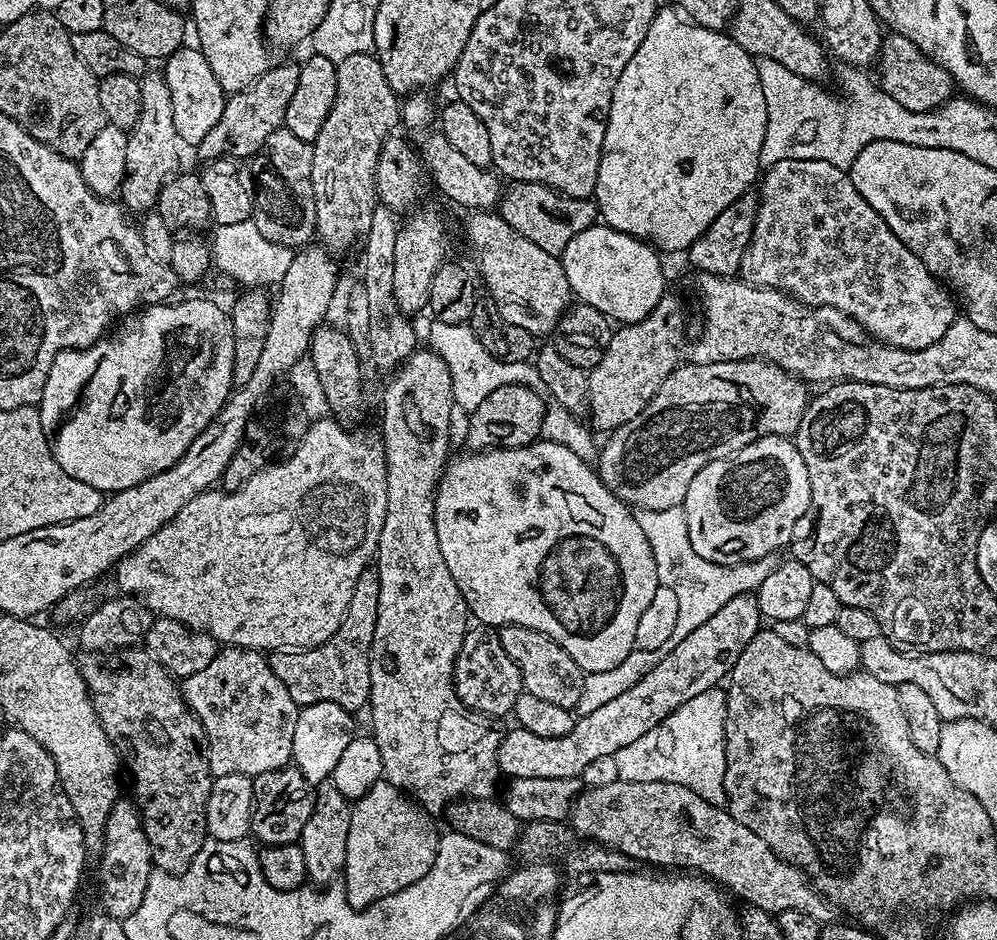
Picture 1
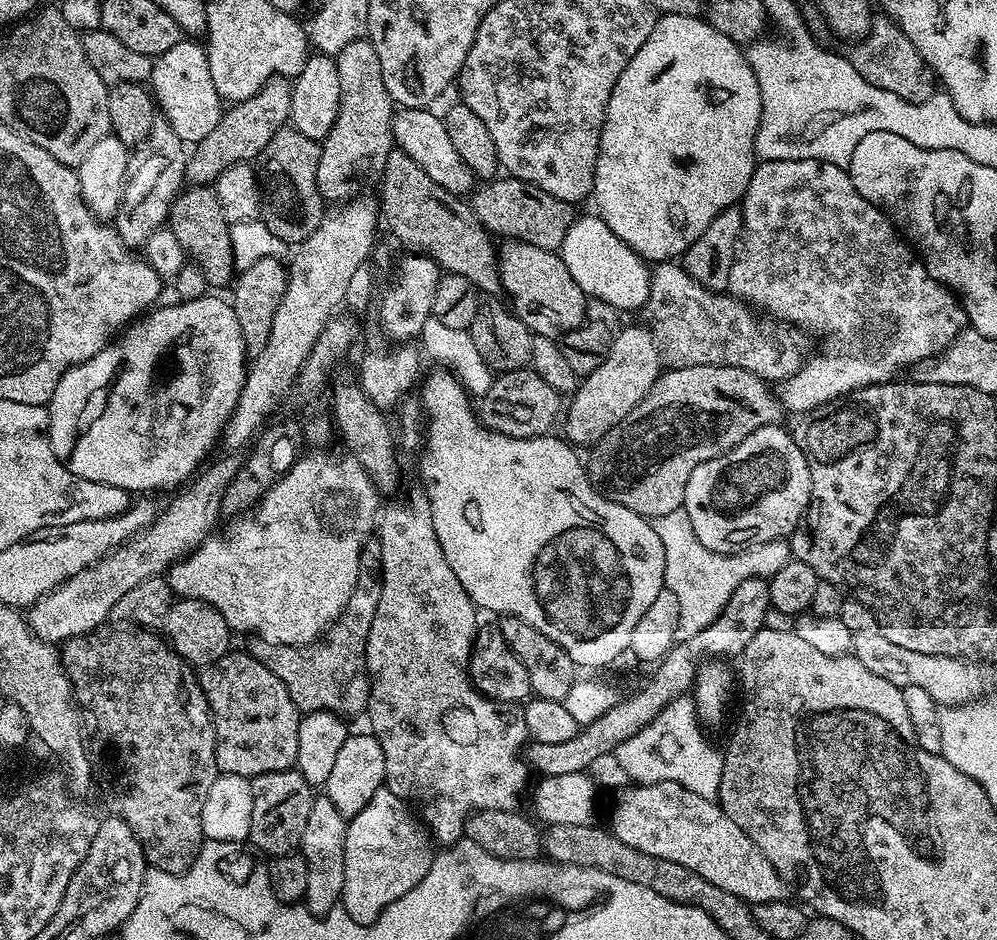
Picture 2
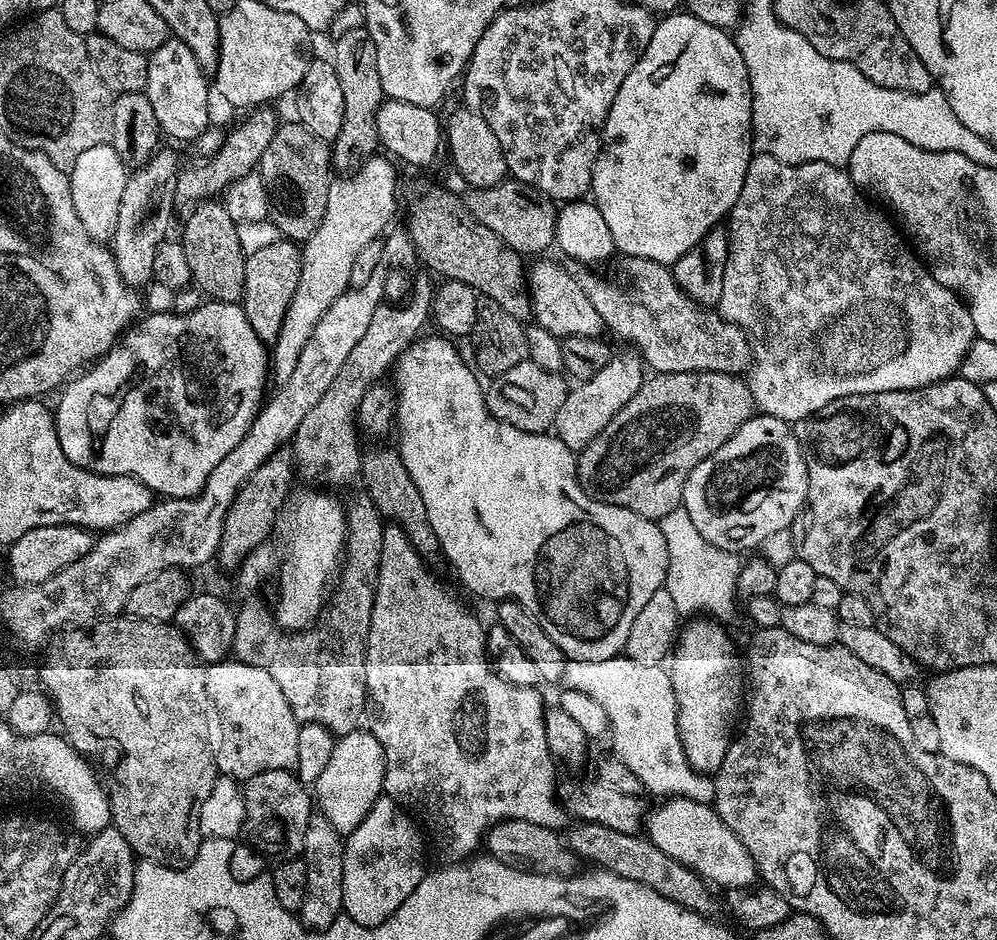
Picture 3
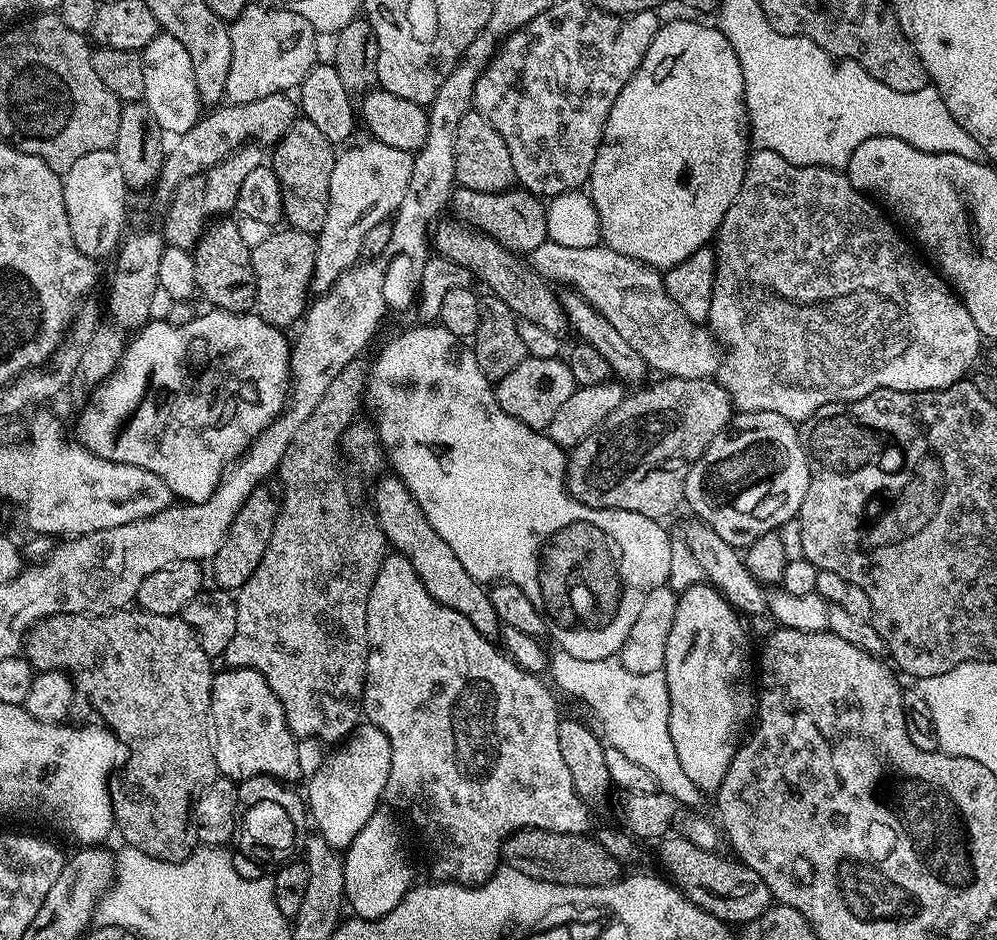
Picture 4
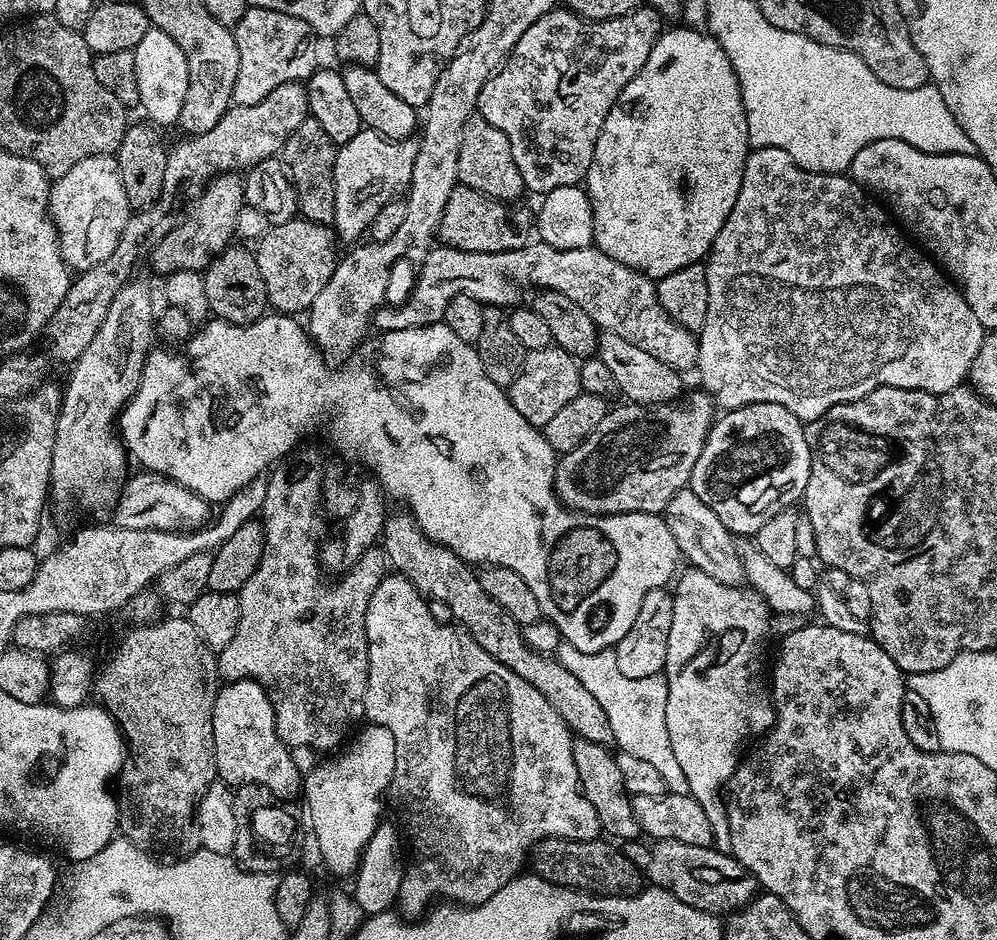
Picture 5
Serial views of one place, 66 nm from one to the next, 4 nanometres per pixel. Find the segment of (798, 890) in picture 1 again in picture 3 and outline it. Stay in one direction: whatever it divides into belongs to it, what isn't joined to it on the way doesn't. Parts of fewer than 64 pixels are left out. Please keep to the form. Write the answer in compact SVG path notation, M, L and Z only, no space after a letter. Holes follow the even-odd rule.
M676 794L673 800L658 805L653 812L651 809L642 828L654 846L658 846L670 858L692 868L709 885L721 884L721 889L727 890L746 888L757 883L756 863L750 856L750 850L746 850L738 834L734 834L734 830L722 822L711 803Z

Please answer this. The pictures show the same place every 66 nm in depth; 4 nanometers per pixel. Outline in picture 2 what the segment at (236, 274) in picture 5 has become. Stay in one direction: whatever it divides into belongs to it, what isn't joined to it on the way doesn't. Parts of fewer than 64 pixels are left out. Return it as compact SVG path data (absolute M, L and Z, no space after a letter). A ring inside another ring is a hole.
M188 186L172 203L167 223L174 238L183 246L185 253L200 267L209 285L231 285L237 271L234 250L230 246L230 225L218 206L218 194L212 186Z

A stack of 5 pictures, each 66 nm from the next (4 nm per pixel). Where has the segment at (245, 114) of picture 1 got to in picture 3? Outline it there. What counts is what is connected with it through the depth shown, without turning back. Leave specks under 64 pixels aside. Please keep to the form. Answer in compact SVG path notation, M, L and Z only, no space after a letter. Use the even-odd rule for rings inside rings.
M257 106L247 113L241 124L227 129L222 146L211 156L196 158L193 164L185 163L176 175L176 200L192 200L199 202L219 197L228 185L253 171L262 158L262 150L270 146L270 138L274 138L278 127L278 119L271 112L271 107Z

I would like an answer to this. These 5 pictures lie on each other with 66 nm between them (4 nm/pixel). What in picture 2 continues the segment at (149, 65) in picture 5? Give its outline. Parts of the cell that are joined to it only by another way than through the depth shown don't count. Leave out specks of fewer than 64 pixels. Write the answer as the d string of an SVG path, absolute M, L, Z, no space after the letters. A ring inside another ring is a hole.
M181 38L177 44L170 46L170 50L166 50L166 54L155 57L152 61L150 91L159 115L170 122L174 134L178 134L185 145L196 145L206 138L206 134L210 134L210 130L214 130L214 126L218 126L222 101L210 79L208 54L203 43L192 38Z

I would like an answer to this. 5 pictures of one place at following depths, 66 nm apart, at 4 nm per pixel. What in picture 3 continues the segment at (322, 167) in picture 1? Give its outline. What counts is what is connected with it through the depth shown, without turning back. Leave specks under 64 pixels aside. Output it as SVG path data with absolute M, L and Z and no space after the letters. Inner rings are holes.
M367 27L346 30L335 37L330 59L342 86L343 113L342 130L338 138L331 141L332 167L337 173L348 174L360 167L364 161L377 155L381 147L378 136L378 110L386 97L382 90L382 78L378 78L378 50L374 50L374 38Z

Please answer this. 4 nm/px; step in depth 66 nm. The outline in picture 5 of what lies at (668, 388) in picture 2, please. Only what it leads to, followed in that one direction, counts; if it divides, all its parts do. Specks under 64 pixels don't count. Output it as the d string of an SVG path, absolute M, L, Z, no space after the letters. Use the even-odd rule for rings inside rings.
M689 391L682 402L651 406L624 402L621 403L621 408L613 407L609 410L606 418L598 422L598 426L585 440L574 446L574 450L559 457L556 465L556 496L561 504L573 512L588 512L592 516L613 516L631 512L663 513L670 498L674 498L674 494L678 494L683 488L689 487L694 462L698 462L698 454L702 454L702 446L718 412L707 392L695 391Z

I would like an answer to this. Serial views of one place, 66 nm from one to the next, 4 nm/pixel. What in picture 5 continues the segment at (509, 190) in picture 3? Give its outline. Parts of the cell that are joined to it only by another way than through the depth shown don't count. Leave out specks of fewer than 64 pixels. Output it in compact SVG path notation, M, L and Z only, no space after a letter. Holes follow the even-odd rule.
M457 183L446 202L438 233L441 245L467 252L509 252L526 246L534 236L534 212L516 202L495 200L465 184Z

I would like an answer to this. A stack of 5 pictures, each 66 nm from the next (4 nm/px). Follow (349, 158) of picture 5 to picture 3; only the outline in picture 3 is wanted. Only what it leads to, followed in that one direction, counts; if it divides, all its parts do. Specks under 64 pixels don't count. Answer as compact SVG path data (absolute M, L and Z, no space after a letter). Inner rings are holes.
M377 154L364 161L347 178L333 179L330 194L326 194L326 214L318 230L314 230L314 234L303 241L298 290L294 290L294 298L290 298L286 318L282 318L282 328L270 348L270 372L277 381L290 378L319 319L326 314L334 300L350 288L350 270L354 270L354 258L358 258L359 252L366 250L370 242L380 240L385 235L384 227L396 212L395 166L387 155Z

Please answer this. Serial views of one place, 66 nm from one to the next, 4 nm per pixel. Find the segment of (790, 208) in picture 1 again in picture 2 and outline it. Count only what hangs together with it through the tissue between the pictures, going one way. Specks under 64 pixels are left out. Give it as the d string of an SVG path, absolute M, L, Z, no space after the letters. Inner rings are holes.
M762 160L759 161L750 178L750 186L746 186L744 198L739 205L744 228L740 231L740 239L734 258L734 266L730 266L730 278L727 291L737 300L761 313L769 312L788 324L801 324L808 332L821 332L824 335L824 349L816 357L800 365L800 369L793 376L787 376L778 384L778 399L785 409L793 408L797 414L808 412L820 404L837 400L855 388L865 388L871 384L887 384L899 368L911 369L927 360L929 356L949 348L954 338L959 336L966 324L964 305L944 285L939 284L926 270L924 261L906 243L895 224L883 211L875 208L869 200L862 198L858 190L854 190L854 182L845 169L834 166L830 162L821 160Z

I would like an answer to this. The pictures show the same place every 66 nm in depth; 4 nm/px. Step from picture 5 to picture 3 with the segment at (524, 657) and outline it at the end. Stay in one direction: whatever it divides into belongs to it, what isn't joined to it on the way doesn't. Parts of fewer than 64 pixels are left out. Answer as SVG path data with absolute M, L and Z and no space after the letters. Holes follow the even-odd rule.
M395 447L376 448L373 452L365 451L360 462L360 480L362 485L364 484L363 491L374 502L381 517L403 528L414 550L418 550L425 558L432 558L432 555L440 552L440 543L430 526L430 518L426 518L426 505L422 502L422 494L418 494L414 478L406 474L406 466Z

